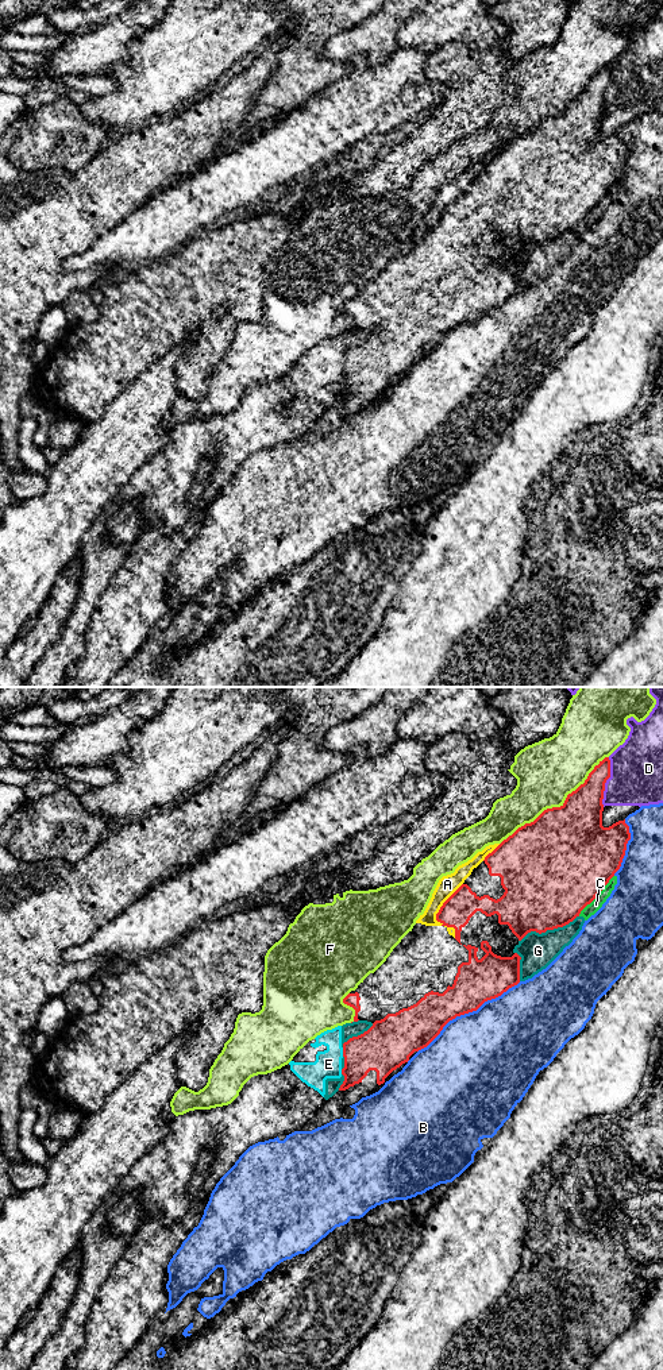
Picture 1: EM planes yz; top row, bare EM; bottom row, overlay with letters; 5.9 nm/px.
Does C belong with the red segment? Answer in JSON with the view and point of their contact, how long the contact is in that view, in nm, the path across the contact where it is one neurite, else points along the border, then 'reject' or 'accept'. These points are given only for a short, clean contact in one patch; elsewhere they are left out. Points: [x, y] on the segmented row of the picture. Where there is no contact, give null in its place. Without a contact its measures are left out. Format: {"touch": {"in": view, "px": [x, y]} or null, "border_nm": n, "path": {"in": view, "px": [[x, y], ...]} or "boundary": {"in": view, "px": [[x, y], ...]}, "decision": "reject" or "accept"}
{"touch": {"in": "yz", "px": [597, 894]}, "border_nm": 320, "decision": "reject"}

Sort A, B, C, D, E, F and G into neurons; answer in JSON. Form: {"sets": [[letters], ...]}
{"sets": [["A", "D"], ["B"], ["C", "E", "G"], ["F"]]}

